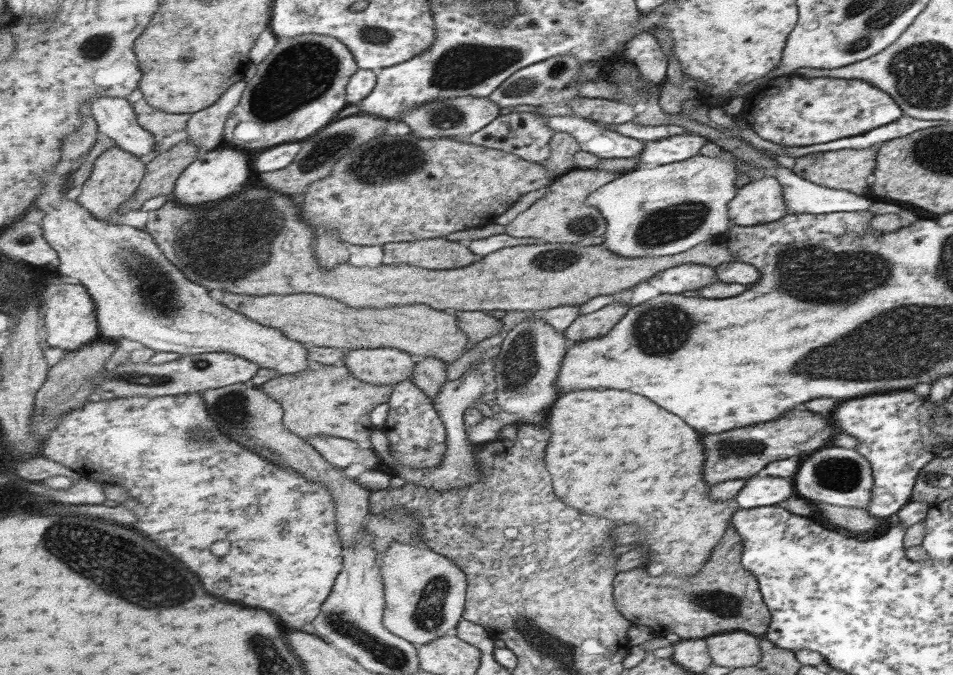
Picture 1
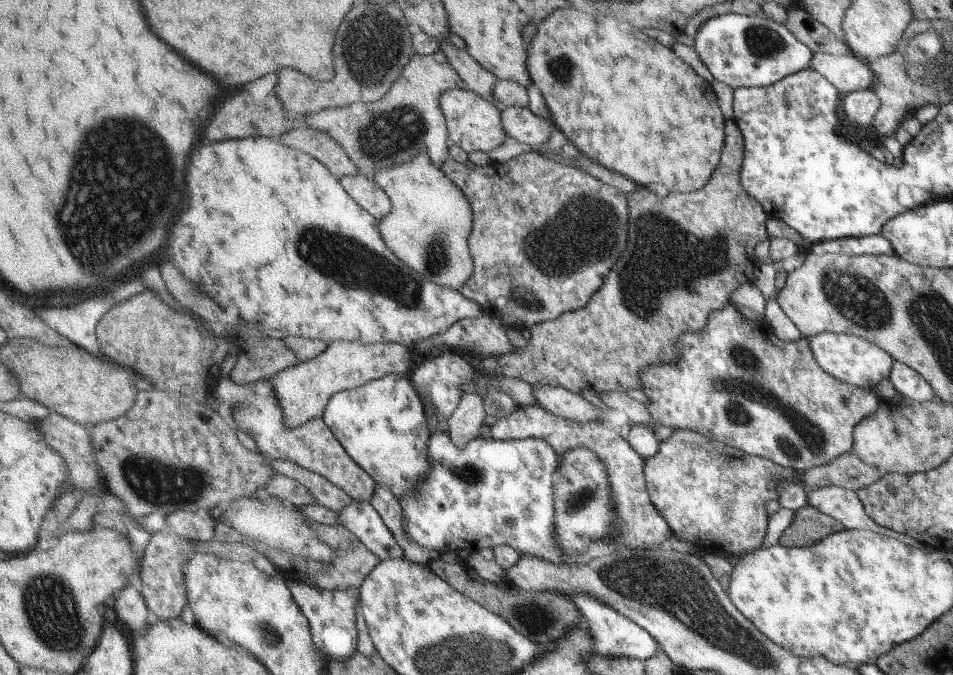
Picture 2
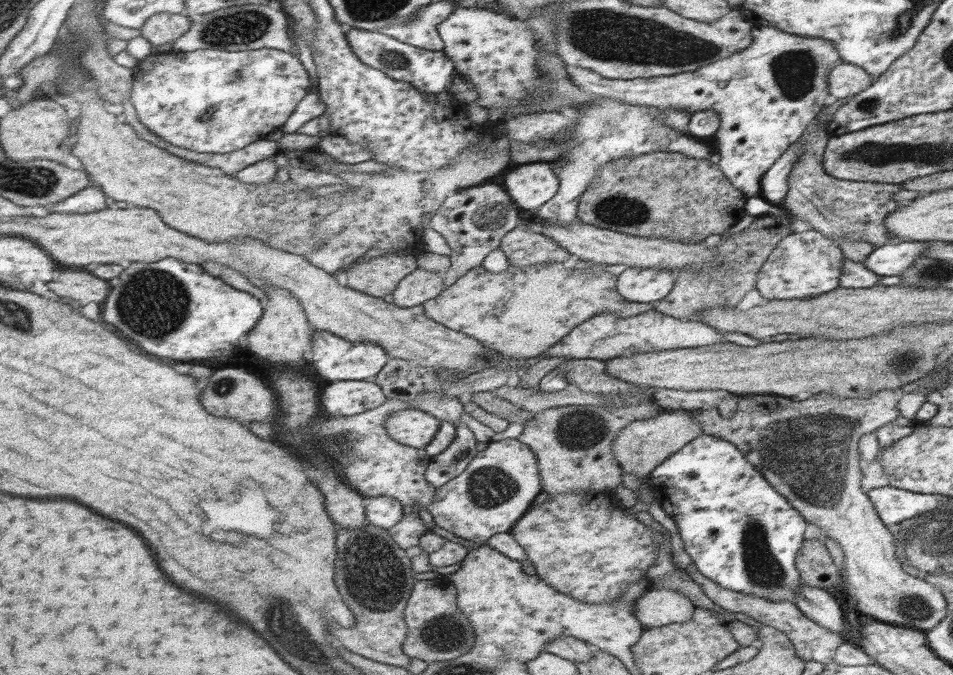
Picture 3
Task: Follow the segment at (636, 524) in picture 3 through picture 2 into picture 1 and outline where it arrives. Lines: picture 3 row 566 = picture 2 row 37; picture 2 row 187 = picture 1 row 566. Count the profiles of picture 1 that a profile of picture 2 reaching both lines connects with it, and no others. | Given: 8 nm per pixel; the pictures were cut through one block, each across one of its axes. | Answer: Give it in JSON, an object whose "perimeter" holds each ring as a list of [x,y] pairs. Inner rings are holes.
{"perimeter":[[[582,389],[562,394],[553,402],[544,426],[553,432],[545,463],[553,475],[553,490],[559,501],[582,514],[606,520],[609,527],[620,525],[616,524],[618,518],[622,518],[622,522],[642,524],[646,536],[640,540],[640,546],[646,550],[646,564],[666,564],[664,574],[690,578],[701,572],[721,542],[738,506],[734,498],[718,501],[718,504],[710,500],[710,483],[706,484],[702,478],[706,454],[694,428],[644,396],[614,389]]]}

